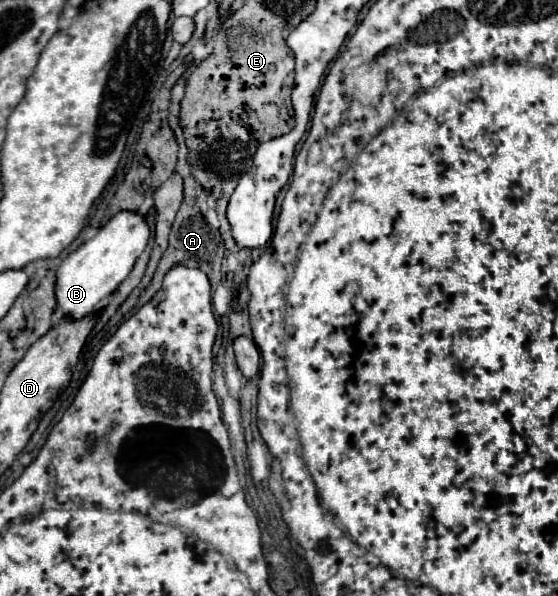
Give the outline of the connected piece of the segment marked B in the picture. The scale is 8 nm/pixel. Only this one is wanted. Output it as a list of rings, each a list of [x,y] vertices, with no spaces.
[[[120,211],[104,227],[98,229],[96,237],[72,251],[56,271],[56,311],[70,315],[72,319],[84,319],[90,313],[98,313],[116,287],[128,277],[136,259],[144,251],[150,237],[150,229],[144,217],[132,211]]]

